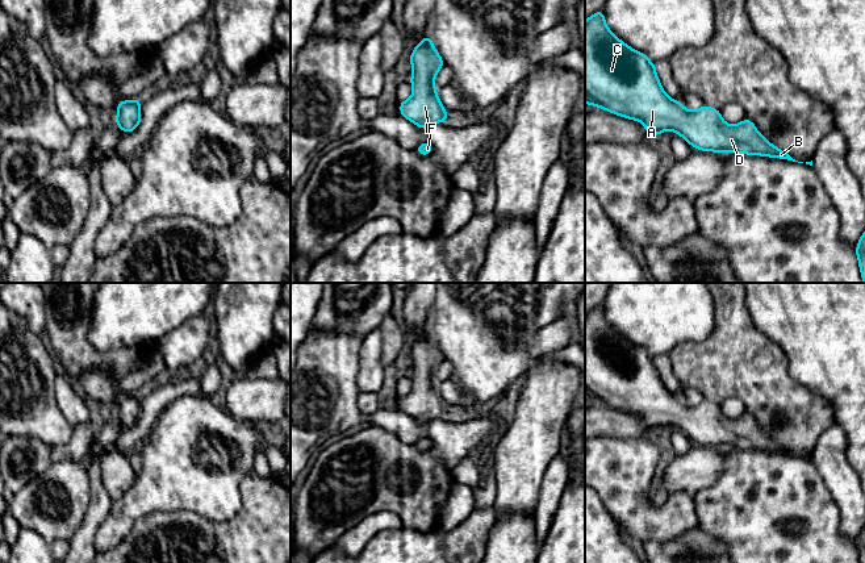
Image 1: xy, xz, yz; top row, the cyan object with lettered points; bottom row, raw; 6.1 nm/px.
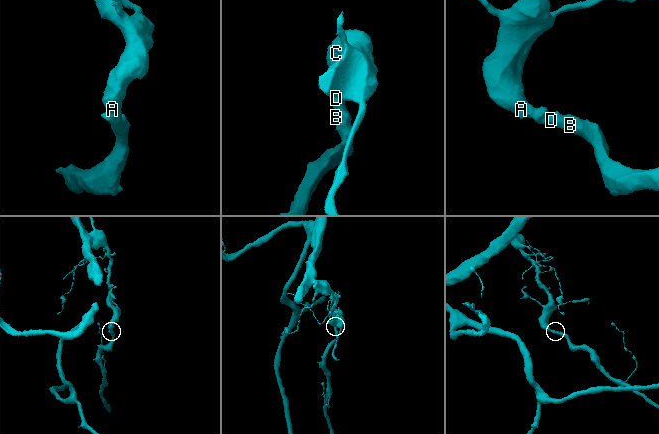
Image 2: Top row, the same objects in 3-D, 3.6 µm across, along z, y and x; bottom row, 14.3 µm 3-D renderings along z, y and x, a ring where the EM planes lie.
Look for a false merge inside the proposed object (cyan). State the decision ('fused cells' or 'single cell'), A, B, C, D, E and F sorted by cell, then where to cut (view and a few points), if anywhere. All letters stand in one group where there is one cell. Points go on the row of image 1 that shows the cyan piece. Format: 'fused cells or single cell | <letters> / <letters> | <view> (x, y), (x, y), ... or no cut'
single cell | A B C D E F | no cut

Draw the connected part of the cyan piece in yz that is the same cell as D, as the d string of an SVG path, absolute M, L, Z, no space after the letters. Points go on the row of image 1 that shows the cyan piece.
M602 9L596 12L594 14L592 14L586 21L585 21L585 103L593 107L598 107L602 108L607 112L611 112L614 114L622 116L624 118L630 118L630 120L636 120L640 121L645 130L648 132L648 134L651 135L651 138L653 138L655 135L665 132L665 130L673 130L676 134L680 134L681 137L684 137L686 139L686 142L690 146L697 147L701 151L715 151L715 153L737 153L737 154L749 154L749 155L762 155L762 157L770 157L770 158L780 158L780 159L787 159L787 160L793 160L793 162L798 162L795 159L793 159L787 153L782 151L781 149L773 146L766 138L764 138L757 128L753 125L753 122L748 118L744 118L740 124L737 125L728 125L727 122L723 121L722 116L720 116L720 110L703 105L701 107L698 110L689 110L685 109L681 101L673 100L670 99L665 91L661 87L661 83L657 78L656 70L655 70L656 64L652 63L647 55L644 53L636 51L632 47L630 47L628 45L623 43L607 26L606 26L606 21L605 21L605 16Z

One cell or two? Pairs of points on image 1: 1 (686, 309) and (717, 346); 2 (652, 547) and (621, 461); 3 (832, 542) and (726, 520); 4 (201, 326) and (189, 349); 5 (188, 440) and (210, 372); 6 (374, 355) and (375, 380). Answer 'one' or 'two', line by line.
1: two
2: two
3: one
4: one
5: two
6: one

